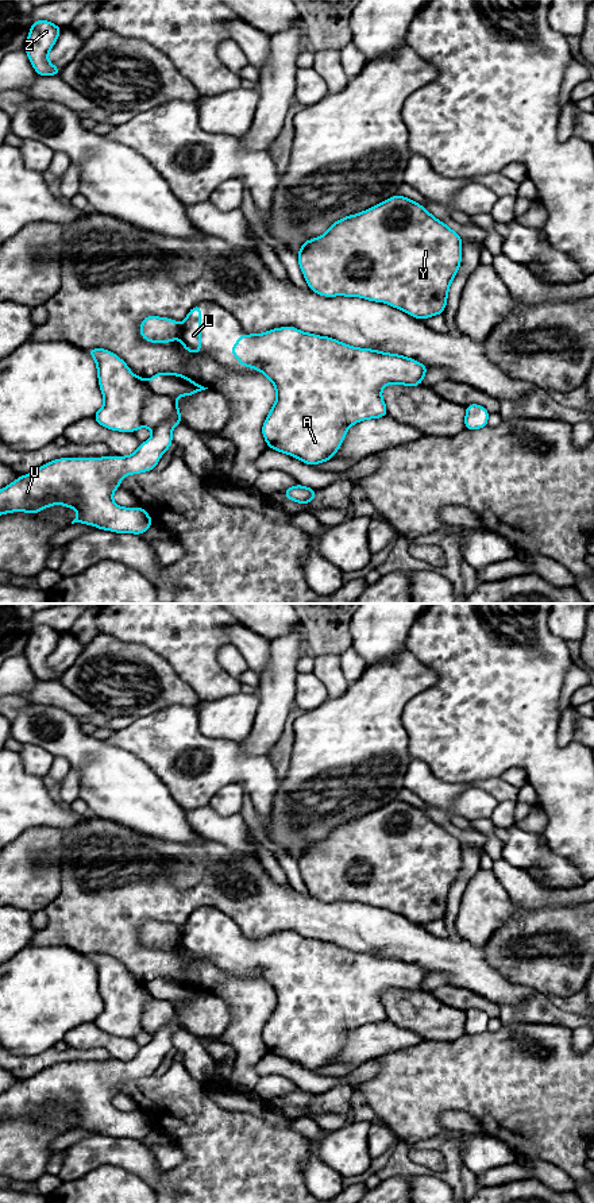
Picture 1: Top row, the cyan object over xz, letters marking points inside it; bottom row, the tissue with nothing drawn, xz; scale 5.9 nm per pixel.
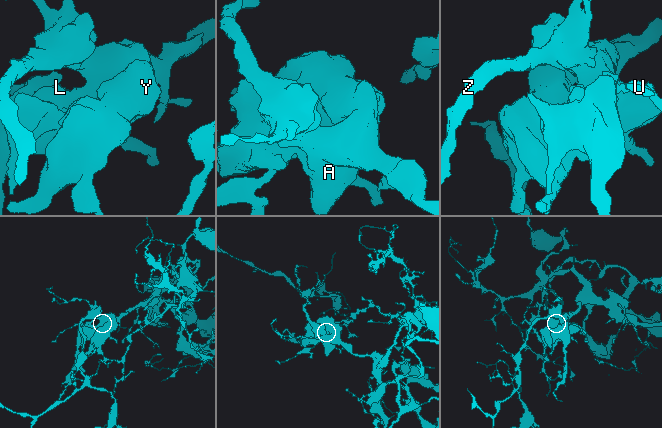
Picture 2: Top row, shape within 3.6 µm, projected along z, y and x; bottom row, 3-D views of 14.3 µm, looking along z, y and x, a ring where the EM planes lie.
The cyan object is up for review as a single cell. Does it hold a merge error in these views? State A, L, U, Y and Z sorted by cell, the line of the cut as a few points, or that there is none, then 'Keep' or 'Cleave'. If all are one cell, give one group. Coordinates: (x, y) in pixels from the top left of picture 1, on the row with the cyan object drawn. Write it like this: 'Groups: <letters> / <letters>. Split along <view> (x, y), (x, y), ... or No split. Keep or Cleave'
Groups: A L U Z / Y. Split along xz (174, 401), (164, 396), (150, 394), (142, 409), (143, 425). Cleave

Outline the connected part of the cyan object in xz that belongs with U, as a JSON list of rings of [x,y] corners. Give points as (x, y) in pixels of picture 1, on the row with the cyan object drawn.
[[[90,348],[86,350],[86,352],[93,356],[97,365],[100,390],[104,396],[103,408],[93,415],[93,419],[100,425],[112,431],[128,433],[144,427],[142,409],[150,394],[171,398],[174,401],[173,413],[153,431],[151,439],[140,443],[138,450],[130,456],[61,458],[43,464],[30,474],[19,477],[0,490],[0,514],[7,514],[9,512],[28,512],[36,514],[47,506],[61,504],[80,512],[72,524],[81,523],[117,533],[143,535],[154,524],[147,510],[139,506],[117,506],[112,500],[112,494],[120,487],[123,477],[154,470],[162,454],[173,444],[173,428],[178,424],[184,424],[176,398],[192,396],[208,387],[192,382],[189,377],[177,373],[157,373],[148,382],[143,382],[138,375],[131,373],[124,360],[113,352],[104,348]]]

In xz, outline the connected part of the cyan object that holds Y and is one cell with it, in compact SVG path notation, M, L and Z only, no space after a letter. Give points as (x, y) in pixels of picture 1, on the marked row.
M396 194L370 209L332 223L324 235L304 242L297 258L309 289L320 296L387 302L423 320L443 315L446 309L450 285L462 262L462 236L433 217L425 207Z

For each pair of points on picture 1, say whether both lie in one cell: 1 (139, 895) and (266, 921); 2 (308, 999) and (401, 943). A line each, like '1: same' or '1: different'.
1: same
2: different

